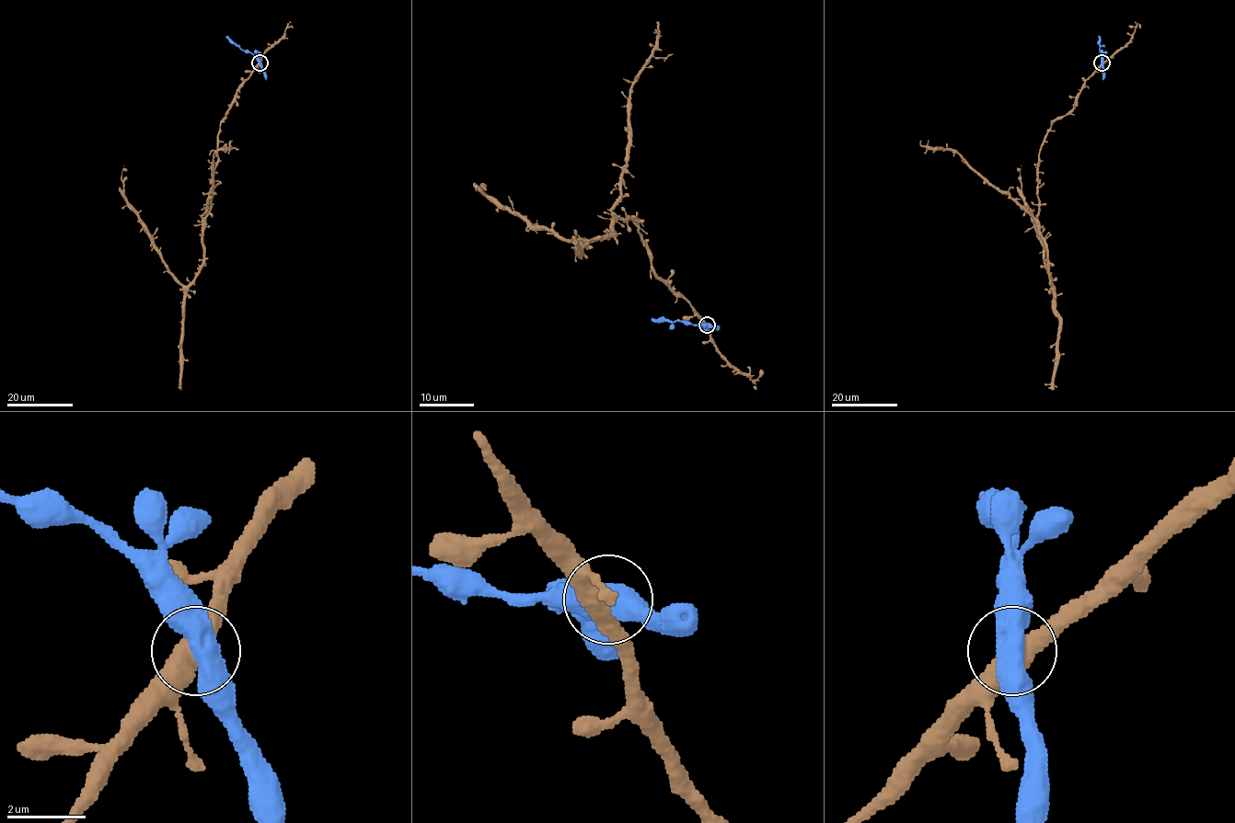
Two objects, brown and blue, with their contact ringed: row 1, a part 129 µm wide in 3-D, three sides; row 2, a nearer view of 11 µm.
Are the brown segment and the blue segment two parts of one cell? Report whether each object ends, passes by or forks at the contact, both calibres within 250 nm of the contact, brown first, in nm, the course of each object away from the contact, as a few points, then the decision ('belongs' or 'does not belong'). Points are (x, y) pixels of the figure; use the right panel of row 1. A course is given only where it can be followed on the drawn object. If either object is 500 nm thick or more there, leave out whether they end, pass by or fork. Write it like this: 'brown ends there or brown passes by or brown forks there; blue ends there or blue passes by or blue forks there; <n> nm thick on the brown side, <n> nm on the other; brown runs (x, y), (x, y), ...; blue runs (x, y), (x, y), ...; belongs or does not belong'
550 nm thick on the brown side, 600 nm on the other; brown runs (1102, 62), (1073, 107), (1052, 123), (1039, 153), (1037, 218), (1052, 285), (1021, 195), (1021, 165); blue runs (1102, 62), (1098, 37); does not belong

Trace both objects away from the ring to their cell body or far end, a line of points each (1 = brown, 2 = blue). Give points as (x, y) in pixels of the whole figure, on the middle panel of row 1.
1: (707, 325), (652, 269), (639, 220), (618, 217), (607, 236), (563, 241), (481, 190)
2: (707, 325), (653, 321), (651, 318)

